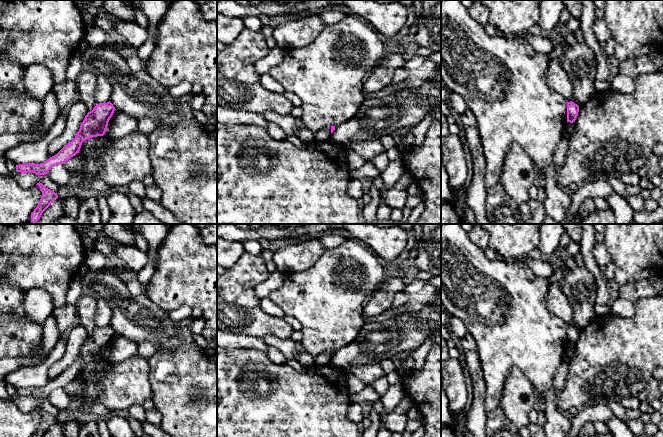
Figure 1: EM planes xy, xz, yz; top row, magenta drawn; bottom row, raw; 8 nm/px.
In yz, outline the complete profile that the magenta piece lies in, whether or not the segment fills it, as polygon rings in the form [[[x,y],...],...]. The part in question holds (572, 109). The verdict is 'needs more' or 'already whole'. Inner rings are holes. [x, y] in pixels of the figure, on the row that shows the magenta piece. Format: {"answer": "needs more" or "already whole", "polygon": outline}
{"answer": "already whole", "polygon": [[[567,102],[567,122],[575,122],[579,112],[579,106],[574,102]]]}

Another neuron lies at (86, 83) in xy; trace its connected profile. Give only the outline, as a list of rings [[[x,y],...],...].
[[[85,71],[81,72],[76,80],[78,90],[77,99],[86,105],[88,112],[92,111],[99,104],[95,97],[97,76],[97,73]]]

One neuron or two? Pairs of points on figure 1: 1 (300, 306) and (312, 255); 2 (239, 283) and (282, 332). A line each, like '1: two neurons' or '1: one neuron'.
1: two neurons
2: one neuron

